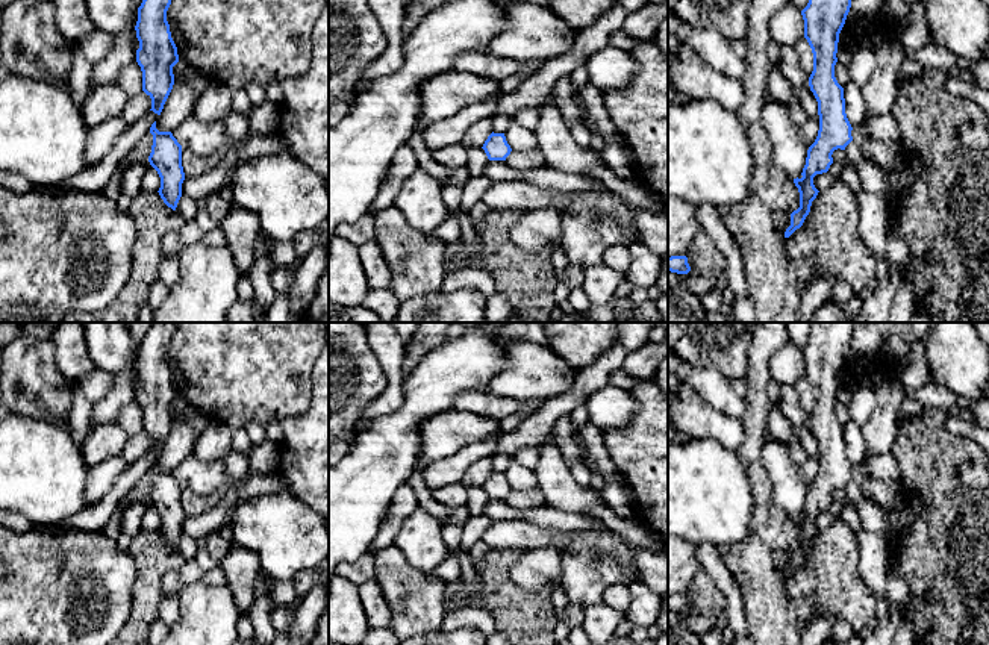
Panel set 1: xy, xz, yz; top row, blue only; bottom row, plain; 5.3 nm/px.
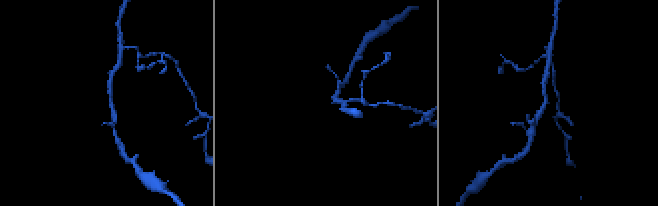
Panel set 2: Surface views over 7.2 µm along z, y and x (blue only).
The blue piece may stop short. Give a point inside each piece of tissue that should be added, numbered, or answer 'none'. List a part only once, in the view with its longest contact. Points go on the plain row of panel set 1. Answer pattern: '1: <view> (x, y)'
none

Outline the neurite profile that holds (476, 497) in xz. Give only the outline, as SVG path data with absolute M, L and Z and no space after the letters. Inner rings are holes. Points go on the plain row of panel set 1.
M474 486L466 489L466 507L470 509L470 516L479 516L485 512L488 503L488 495L482 486Z

